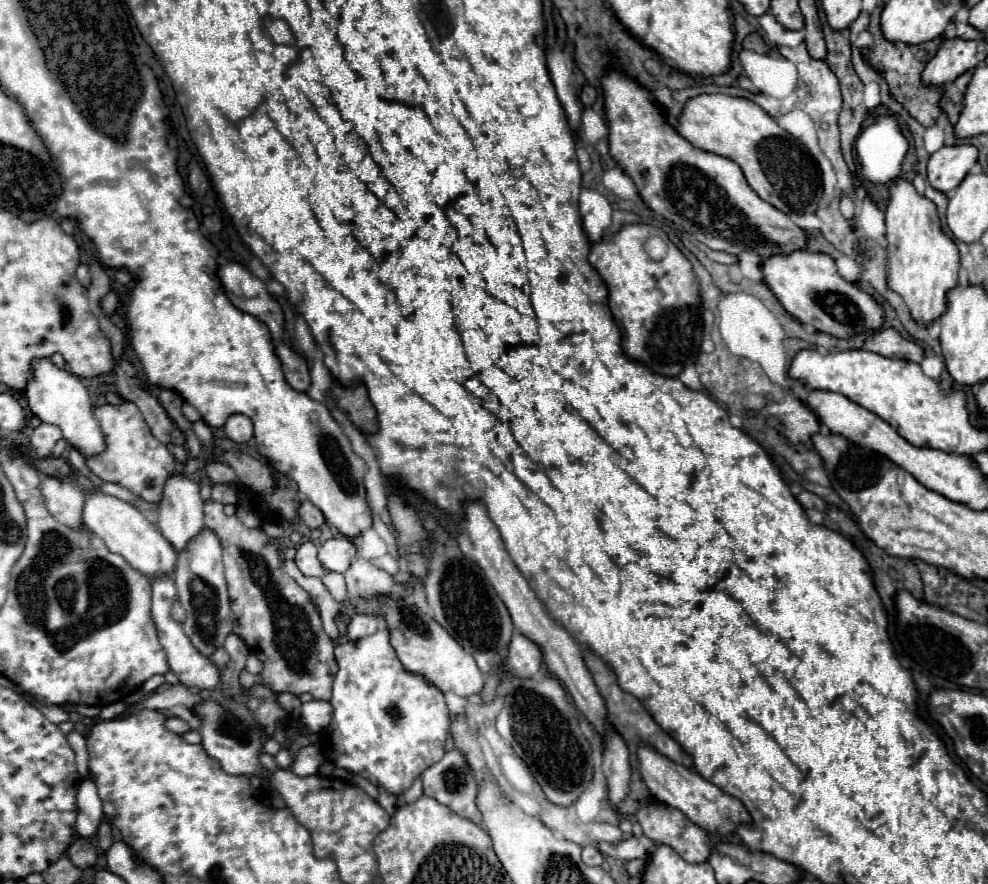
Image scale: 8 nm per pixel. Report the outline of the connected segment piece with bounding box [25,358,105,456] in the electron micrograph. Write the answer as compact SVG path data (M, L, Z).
M35 358L31 362L33 376L29 378L25 386L25 396L29 402L29 408L35 416L41 418L41 422L55 424L63 430L63 438L77 448L83 456L93 456L105 450L105 438L103 432L93 416L93 404L89 398L87 388L79 382L77 376L73 376L67 370L57 368L51 358Z

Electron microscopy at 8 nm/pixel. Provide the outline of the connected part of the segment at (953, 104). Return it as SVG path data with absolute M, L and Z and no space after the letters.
M971 72L961 74L953 84L947 84L947 86L945 86L945 94L943 94L943 98L939 100L939 106L941 106L941 110L947 114L947 118L949 118L951 124L955 124L957 118L959 118L963 94L965 94L965 88L967 88L969 80L971 80Z

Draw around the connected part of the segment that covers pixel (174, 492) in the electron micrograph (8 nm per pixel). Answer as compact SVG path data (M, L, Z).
M171 474L165 482L163 500L159 502L157 512L157 526L161 534L177 552L181 552L185 544L205 526L199 484L183 474Z

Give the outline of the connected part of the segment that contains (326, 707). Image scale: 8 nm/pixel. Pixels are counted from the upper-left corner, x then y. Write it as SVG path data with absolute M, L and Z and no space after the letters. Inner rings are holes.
M323 700L305 702L303 712L301 712L301 720L311 732L325 730L331 722L331 704L323 702Z

